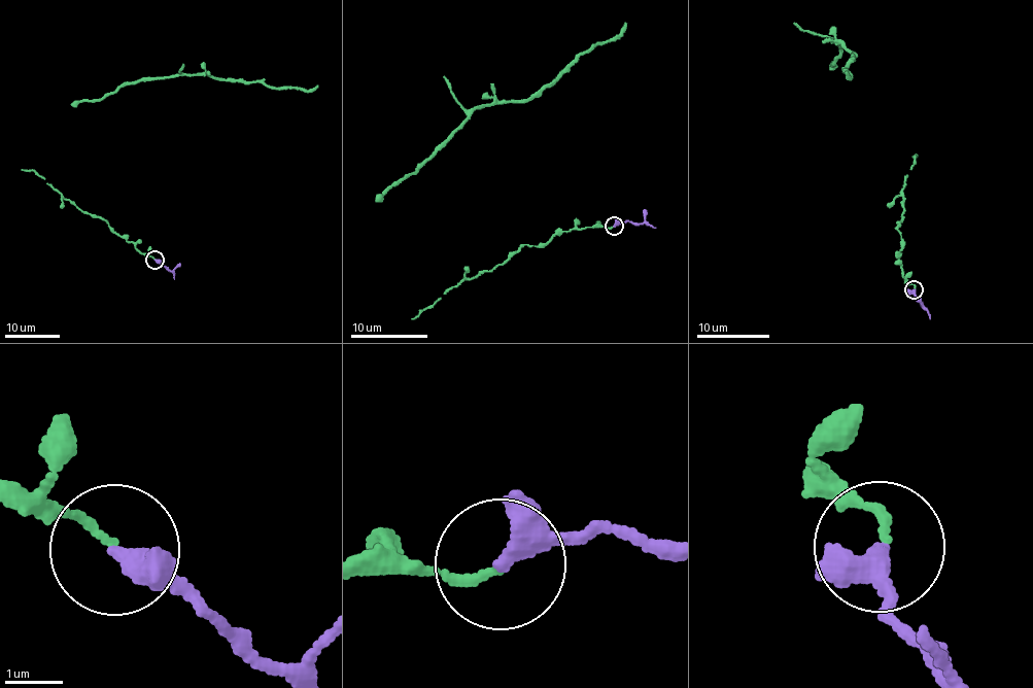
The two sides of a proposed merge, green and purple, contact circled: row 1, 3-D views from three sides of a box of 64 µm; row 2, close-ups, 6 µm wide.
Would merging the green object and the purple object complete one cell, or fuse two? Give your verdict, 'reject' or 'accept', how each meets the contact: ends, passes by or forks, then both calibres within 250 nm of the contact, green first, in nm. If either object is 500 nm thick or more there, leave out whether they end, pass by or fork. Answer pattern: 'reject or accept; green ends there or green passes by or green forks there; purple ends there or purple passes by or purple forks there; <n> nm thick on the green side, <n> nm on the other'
accept; green ends there; purple passes by; 140 nm thick on the green side, 300 nm on the other

